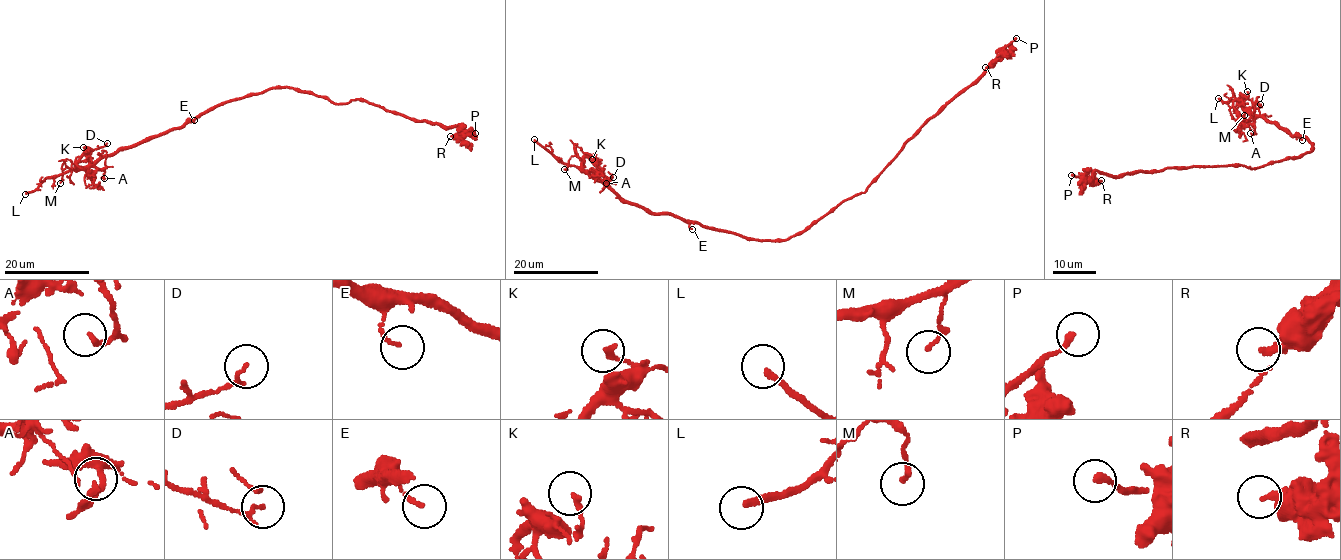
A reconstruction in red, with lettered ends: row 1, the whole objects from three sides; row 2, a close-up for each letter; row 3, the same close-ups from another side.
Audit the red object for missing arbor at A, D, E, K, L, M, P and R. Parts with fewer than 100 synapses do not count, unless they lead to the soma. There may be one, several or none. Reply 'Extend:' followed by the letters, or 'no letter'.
Extend: L

